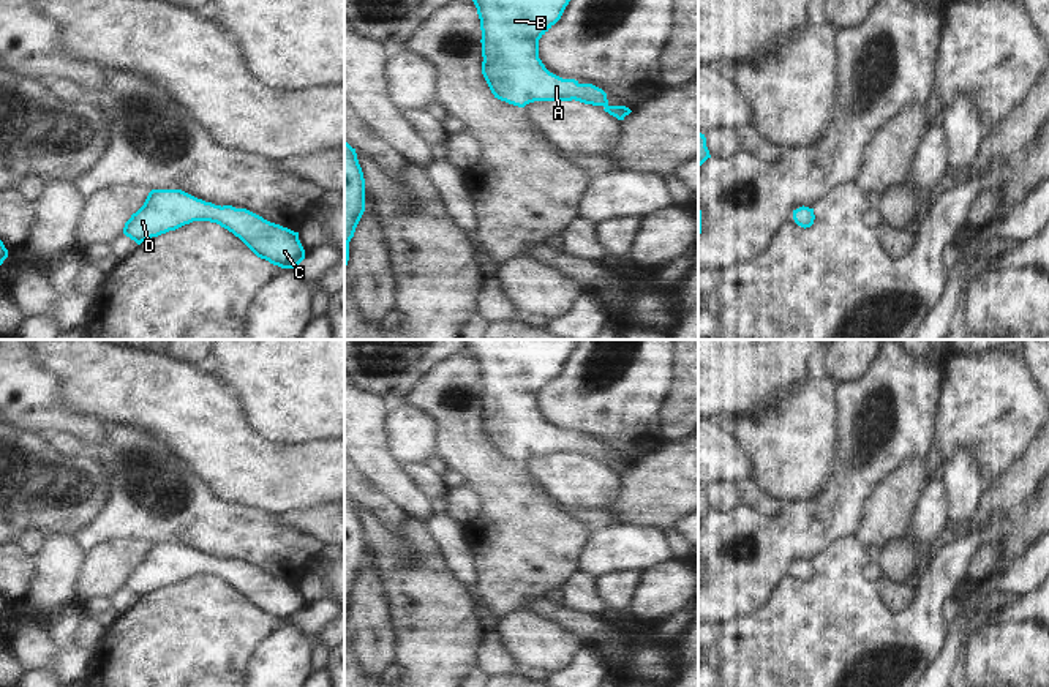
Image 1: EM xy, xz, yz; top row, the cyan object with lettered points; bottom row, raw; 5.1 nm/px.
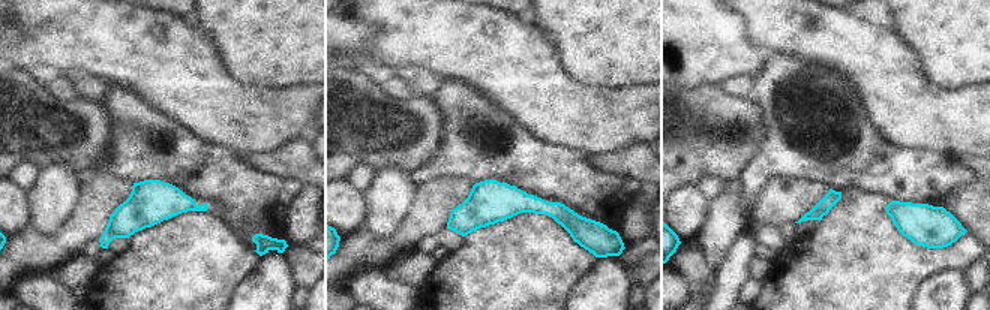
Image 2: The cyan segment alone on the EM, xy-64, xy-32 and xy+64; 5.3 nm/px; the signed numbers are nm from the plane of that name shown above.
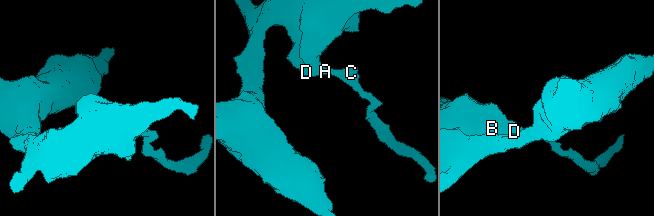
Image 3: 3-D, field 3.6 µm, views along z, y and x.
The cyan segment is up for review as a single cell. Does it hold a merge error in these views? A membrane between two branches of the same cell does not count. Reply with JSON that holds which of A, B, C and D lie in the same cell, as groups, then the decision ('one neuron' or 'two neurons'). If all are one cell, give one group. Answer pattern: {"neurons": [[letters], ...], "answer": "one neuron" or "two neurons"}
{"neurons": [["A", "B", "C", "D"]], "answer": "one neuron"}

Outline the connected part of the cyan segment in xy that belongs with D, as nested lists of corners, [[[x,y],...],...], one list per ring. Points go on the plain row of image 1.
[[[152,543],[144,559],[125,576],[123,588],[137,599],[193,575],[210,575],[239,591],[258,611],[295,622],[305,603],[294,586],[232,559],[215,559],[182,543]]]

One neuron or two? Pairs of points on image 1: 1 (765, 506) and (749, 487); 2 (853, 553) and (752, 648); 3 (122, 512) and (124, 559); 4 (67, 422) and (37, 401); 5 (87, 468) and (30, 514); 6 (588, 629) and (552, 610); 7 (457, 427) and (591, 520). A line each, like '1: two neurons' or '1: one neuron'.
1: one neuron
2: one neuron
3: two neurons
4: one neuron
5: one neuron
6: one neuron
7: two neurons

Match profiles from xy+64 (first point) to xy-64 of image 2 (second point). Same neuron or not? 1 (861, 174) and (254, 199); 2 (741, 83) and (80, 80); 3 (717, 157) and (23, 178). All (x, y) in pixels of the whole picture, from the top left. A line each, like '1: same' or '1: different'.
1: same
2: different
3: different

